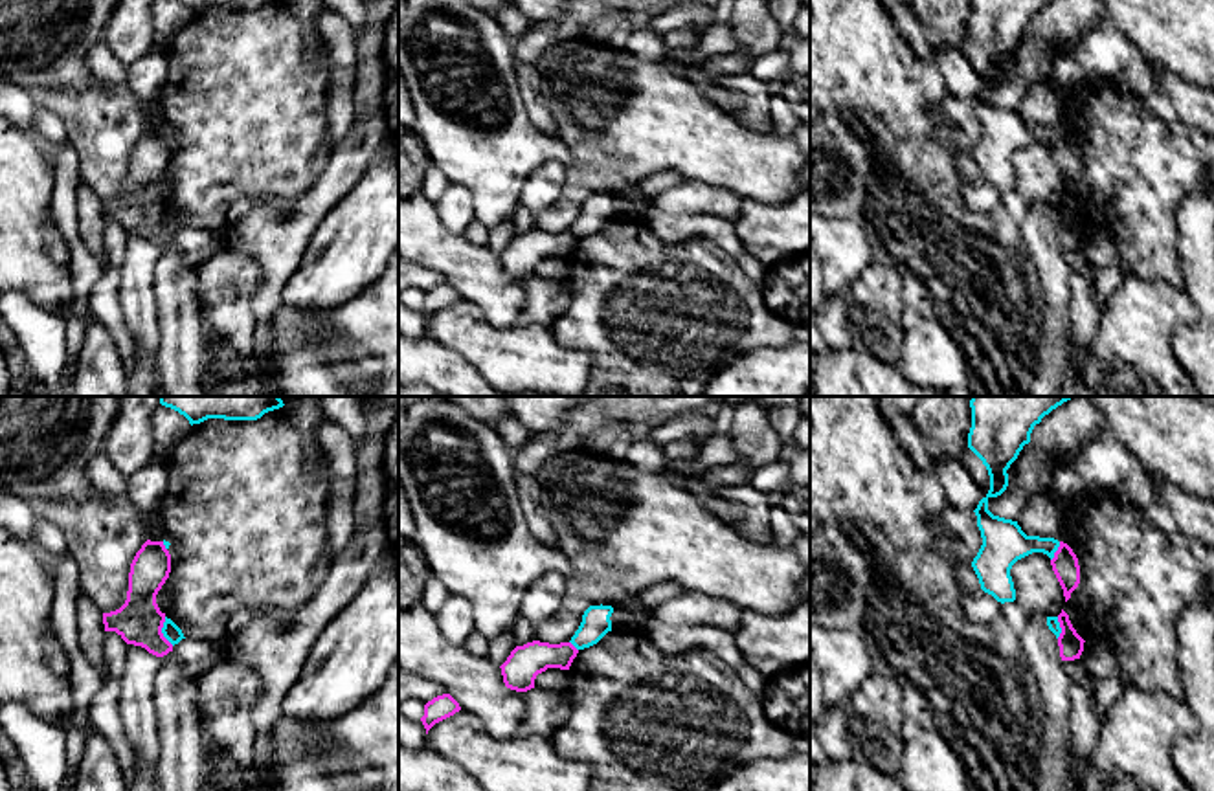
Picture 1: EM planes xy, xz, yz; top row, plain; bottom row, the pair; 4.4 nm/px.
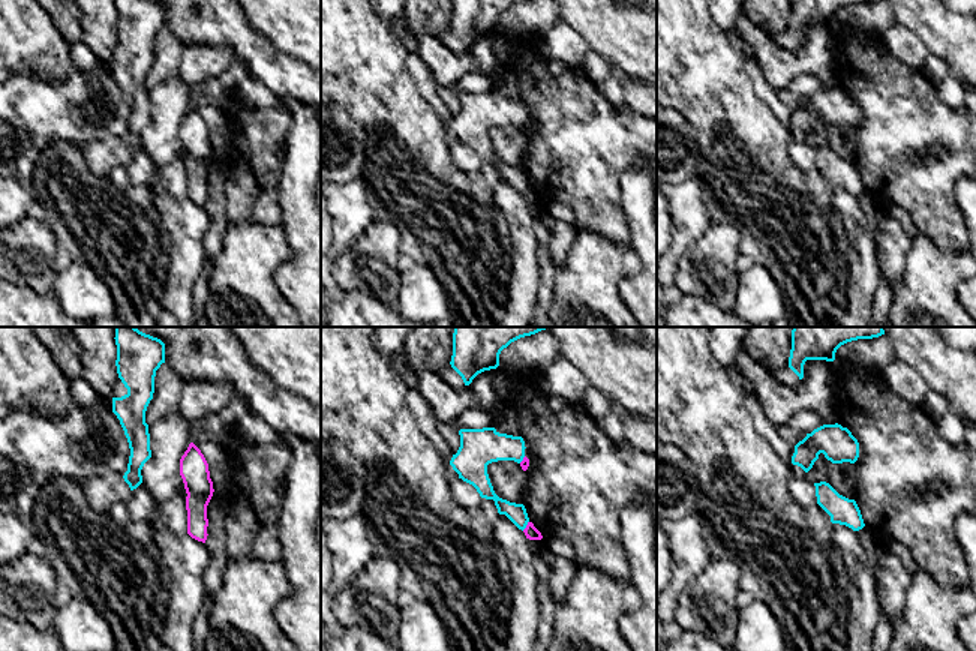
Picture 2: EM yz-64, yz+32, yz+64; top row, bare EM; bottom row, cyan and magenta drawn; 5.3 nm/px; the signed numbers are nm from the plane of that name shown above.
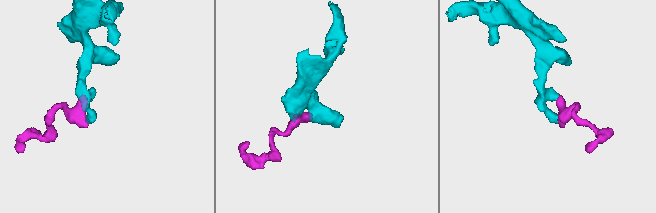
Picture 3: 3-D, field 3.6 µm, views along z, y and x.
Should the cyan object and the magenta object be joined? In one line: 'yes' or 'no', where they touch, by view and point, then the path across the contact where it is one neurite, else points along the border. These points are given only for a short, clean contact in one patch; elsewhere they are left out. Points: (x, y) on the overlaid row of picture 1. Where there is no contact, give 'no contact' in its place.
no; contact xy (162, 632)

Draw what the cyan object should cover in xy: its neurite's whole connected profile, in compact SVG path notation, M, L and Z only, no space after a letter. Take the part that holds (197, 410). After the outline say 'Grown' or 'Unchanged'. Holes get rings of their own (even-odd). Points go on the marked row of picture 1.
M160 396L160 404L184 415L191 426L208 418L257 420L285 406L279 396Z. Unchanged

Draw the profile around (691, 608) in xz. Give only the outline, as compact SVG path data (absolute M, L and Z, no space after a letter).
M687 591L681 596L659 604L652 611L652 620L667 624L705 624L735 631L742 617L742 607L724 598Z

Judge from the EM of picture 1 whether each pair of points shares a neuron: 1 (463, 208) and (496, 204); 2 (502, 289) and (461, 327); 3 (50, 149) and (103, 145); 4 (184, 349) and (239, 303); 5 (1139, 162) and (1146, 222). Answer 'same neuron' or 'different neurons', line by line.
1: different neurons
2: different neurons
3: different neurons
4: different neurons
5: same neuron

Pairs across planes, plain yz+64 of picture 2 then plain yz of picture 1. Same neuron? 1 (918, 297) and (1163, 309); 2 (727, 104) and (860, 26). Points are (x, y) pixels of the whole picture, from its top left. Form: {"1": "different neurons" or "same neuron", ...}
{"1": "same neuron", "2": "same neuron"}

